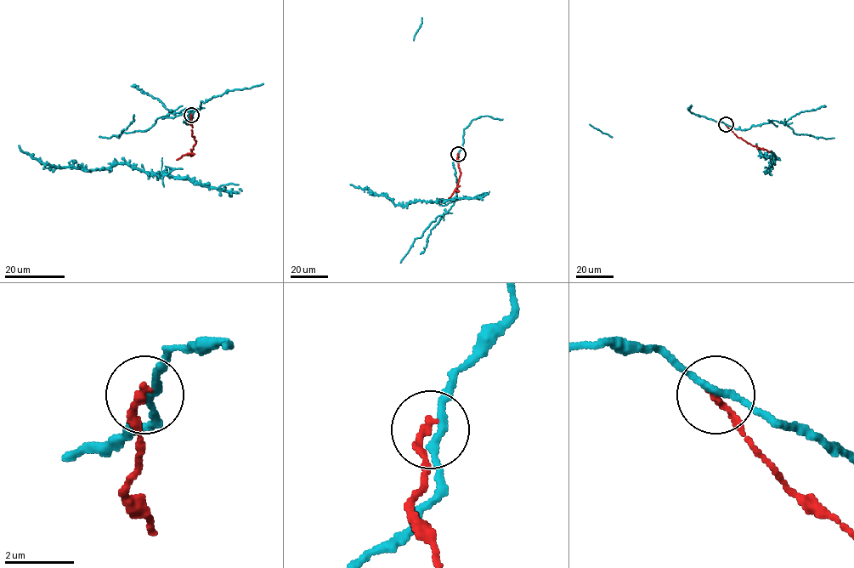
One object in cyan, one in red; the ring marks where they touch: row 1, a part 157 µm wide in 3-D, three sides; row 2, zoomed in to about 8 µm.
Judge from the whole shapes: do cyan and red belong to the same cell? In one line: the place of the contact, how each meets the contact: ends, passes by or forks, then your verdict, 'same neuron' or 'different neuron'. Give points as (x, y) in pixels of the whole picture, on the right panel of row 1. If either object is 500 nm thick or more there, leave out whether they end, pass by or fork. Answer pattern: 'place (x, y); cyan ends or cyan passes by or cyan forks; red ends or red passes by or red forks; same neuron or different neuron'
place (726, 124); cyan passes by; red ends; different neuron

